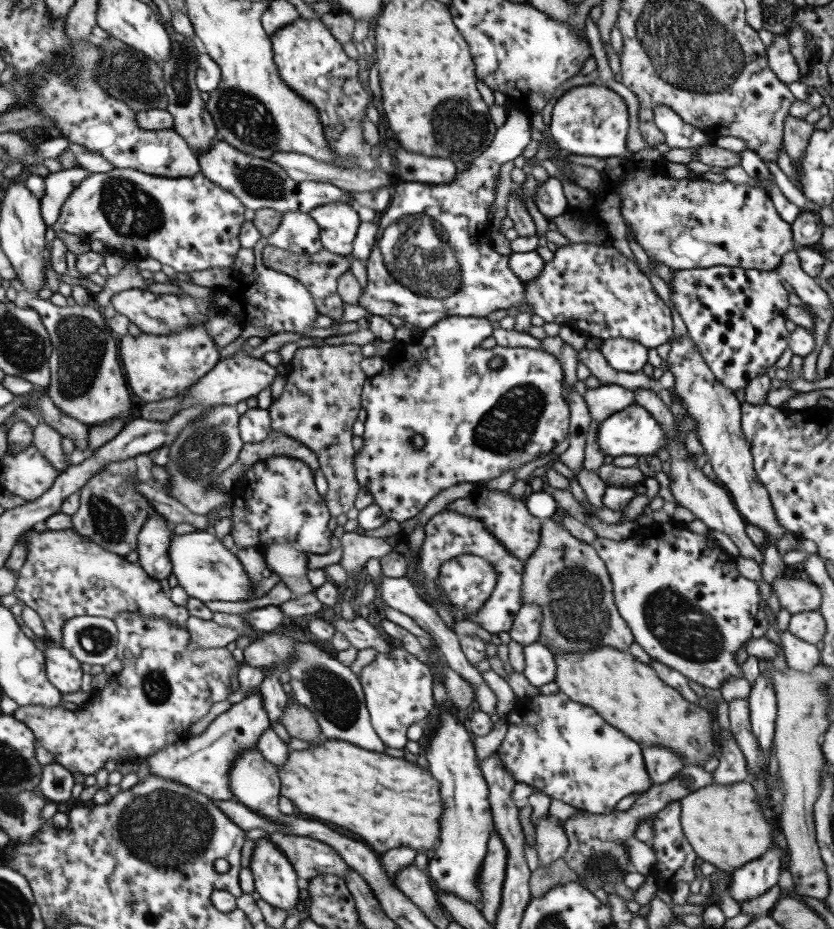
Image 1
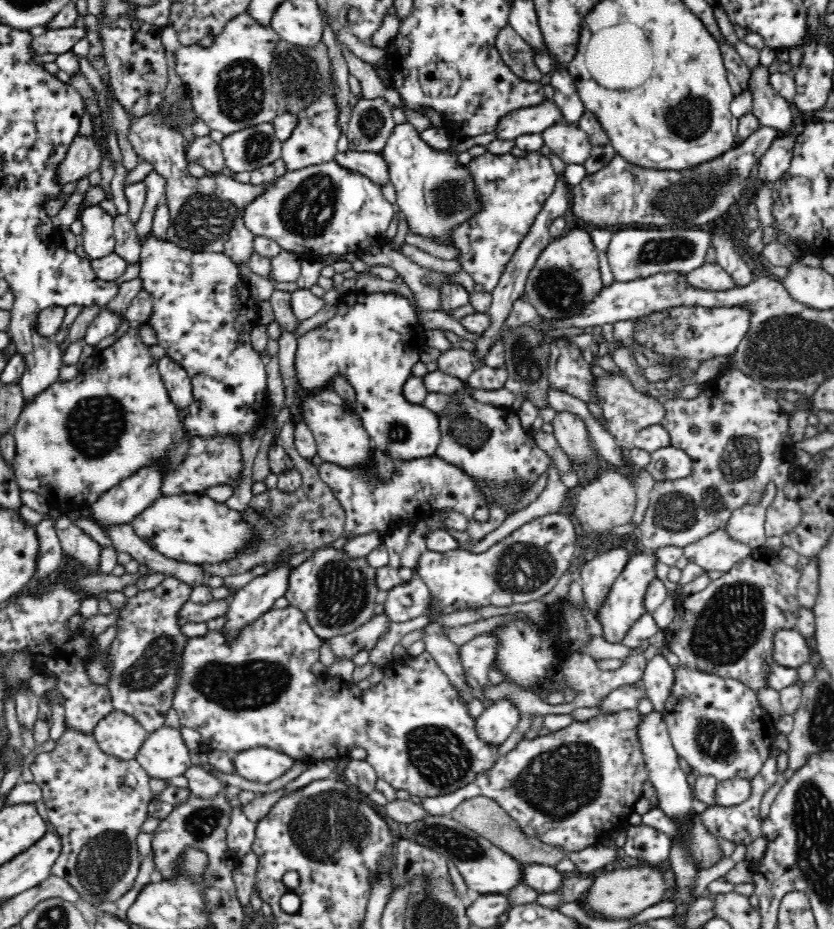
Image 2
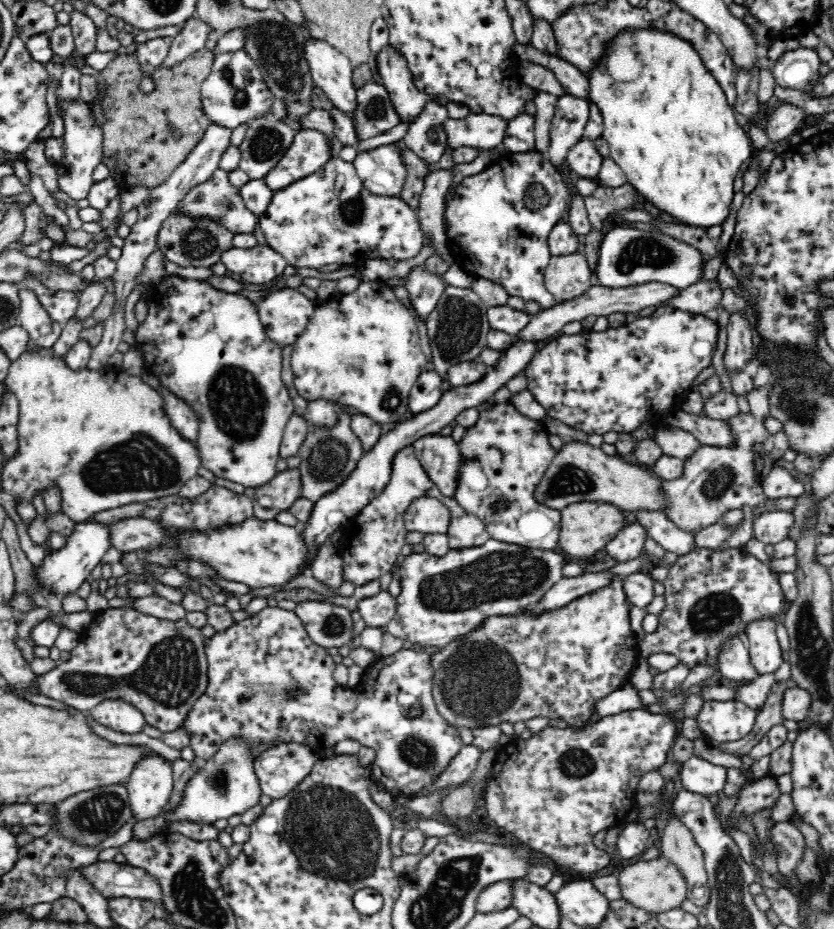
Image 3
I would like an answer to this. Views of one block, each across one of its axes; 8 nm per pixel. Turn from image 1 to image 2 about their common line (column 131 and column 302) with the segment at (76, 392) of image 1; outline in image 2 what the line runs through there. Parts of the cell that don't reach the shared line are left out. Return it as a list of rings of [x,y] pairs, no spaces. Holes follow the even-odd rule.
[[[331,386],[304,394],[302,416],[306,427],[312,431],[317,444],[317,454],[323,462],[343,466],[352,470],[366,468],[372,456],[370,435],[363,426],[362,418],[357,412],[357,403],[348,403],[338,396]]]

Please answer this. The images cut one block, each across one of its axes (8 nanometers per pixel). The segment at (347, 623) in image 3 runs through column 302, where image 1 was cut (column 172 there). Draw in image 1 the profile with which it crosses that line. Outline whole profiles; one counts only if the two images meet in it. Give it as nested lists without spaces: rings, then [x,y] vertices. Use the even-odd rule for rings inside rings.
[[[34,527],[25,530],[21,536],[26,546],[26,558],[18,572],[18,586],[14,594],[26,605],[36,611],[42,619],[46,631],[45,641],[51,646],[60,647],[62,630],[70,618],[78,616],[102,616],[114,619],[118,613],[138,613],[140,616],[160,616],[170,623],[178,625],[180,629],[187,627],[189,611],[185,606],[176,605],[168,596],[164,595],[158,579],[147,576],[147,572],[137,563],[129,562],[126,556],[106,550],[98,543],[92,542],[85,536],[78,534],[73,527],[64,530],[42,531]]]

